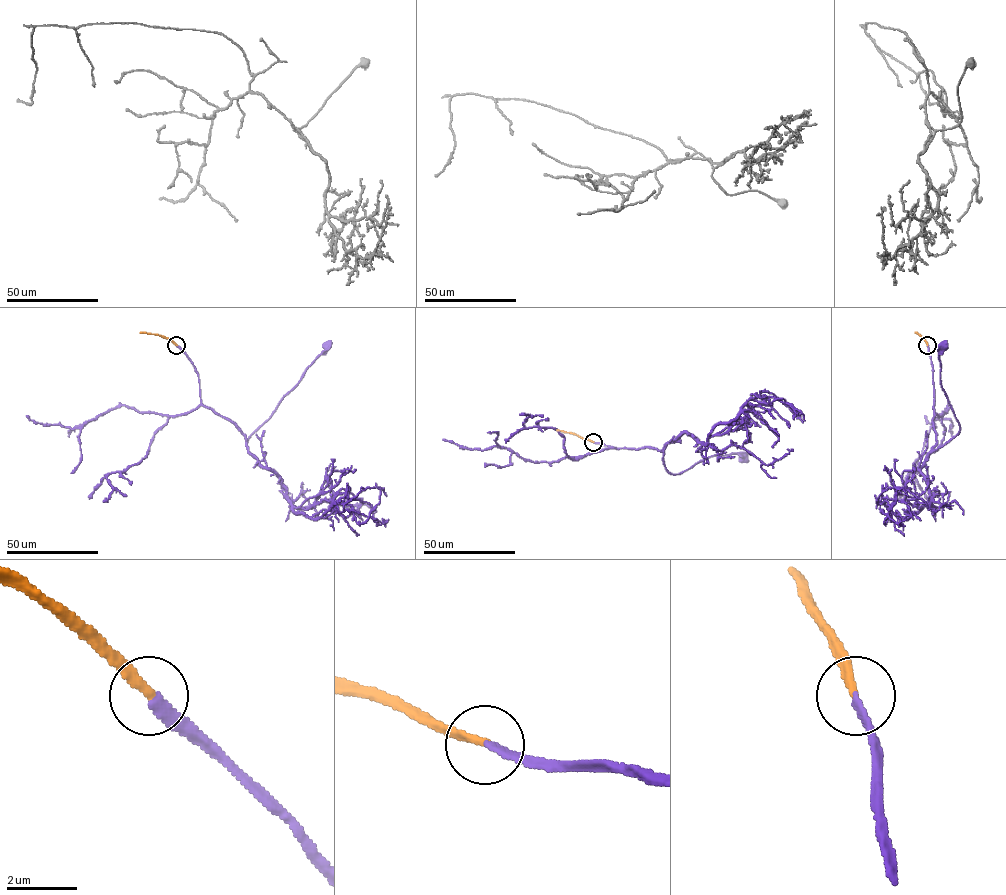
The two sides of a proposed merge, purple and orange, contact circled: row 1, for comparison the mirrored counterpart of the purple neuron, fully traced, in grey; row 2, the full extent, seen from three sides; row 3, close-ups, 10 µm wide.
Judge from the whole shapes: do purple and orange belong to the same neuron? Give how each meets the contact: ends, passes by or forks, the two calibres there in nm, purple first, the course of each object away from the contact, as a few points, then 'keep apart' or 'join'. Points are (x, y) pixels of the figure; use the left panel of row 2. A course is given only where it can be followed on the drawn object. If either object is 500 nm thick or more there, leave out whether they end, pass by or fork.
purple ends there; orange ends there; 240 nm thick on the purple side, 280 nm on the other; purple runs (176, 345), (197, 373), (201, 403), (235, 425), (245, 436), (248, 451), (249, 437), (271, 416), (327, 345); orange runs (176, 345), (159, 335), (140, 332); join

